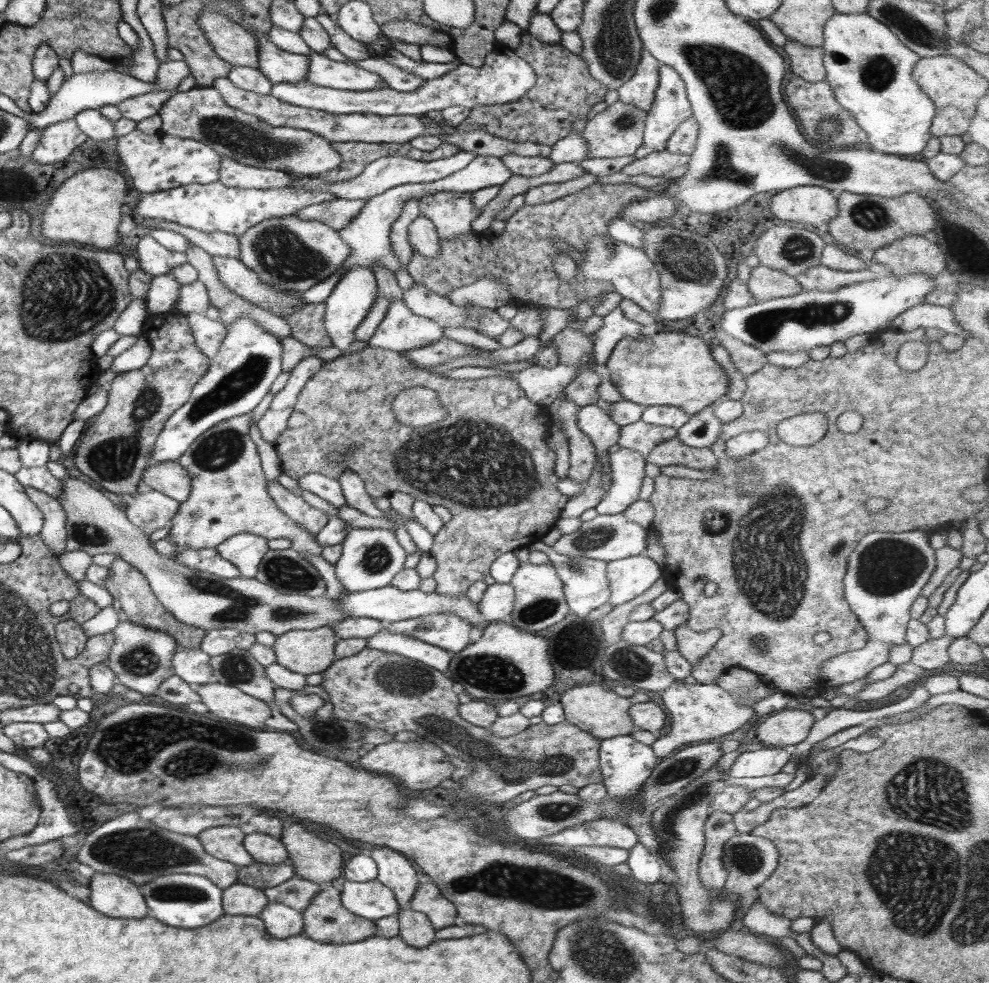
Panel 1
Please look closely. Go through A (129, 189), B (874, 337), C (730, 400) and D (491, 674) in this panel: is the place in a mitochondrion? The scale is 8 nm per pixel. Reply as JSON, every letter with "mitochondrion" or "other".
{"A":"other","B":"other","C":"other","D":"mitochondrion"}

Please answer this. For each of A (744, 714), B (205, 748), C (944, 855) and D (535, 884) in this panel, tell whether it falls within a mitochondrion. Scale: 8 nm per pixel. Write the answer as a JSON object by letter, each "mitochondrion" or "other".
{"A":"other","B":"mitochondrion","C":"mitochondrion","D":"mitochondrion"}

